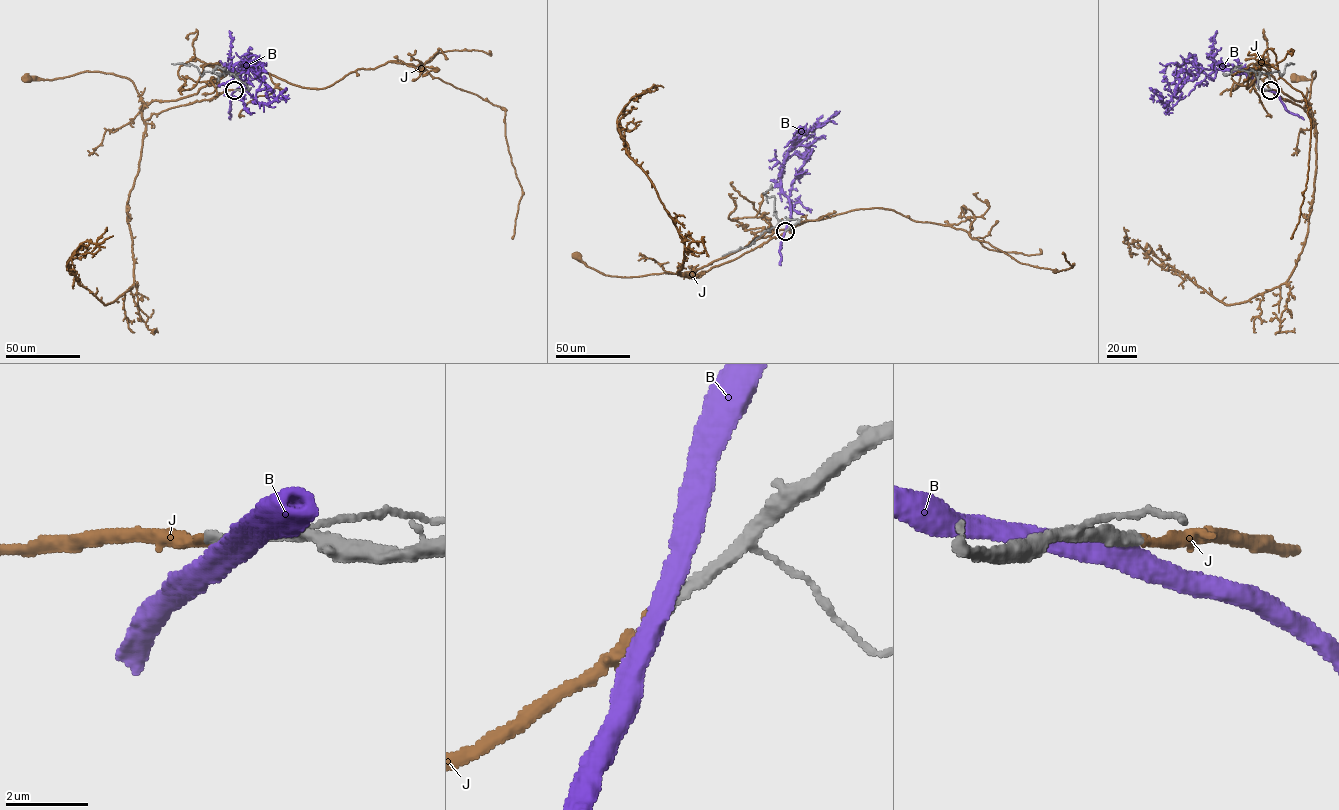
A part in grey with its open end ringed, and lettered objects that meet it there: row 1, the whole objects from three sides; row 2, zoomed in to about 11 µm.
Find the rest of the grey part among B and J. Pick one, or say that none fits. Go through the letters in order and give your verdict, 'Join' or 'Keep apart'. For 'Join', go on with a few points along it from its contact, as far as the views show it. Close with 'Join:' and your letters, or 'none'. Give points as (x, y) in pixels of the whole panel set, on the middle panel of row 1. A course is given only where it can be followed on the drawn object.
B: Keep apart
J: Join. Its course: (785, 231), (733, 260), (695, 275), (692, 269), (682, 274), (608, 276), (587, 267), (577, 255)
Join: J

